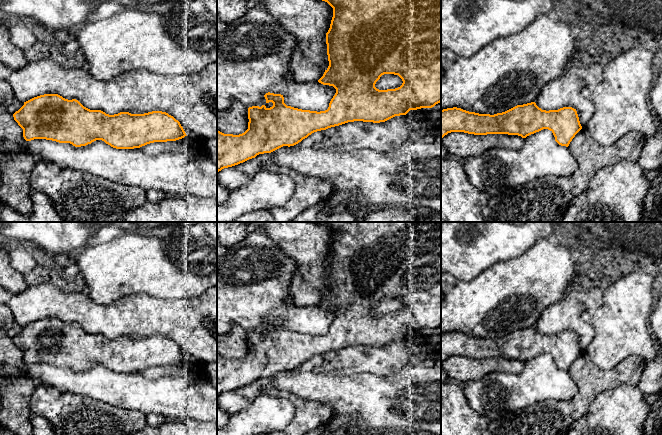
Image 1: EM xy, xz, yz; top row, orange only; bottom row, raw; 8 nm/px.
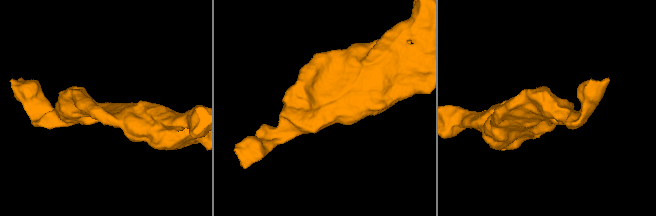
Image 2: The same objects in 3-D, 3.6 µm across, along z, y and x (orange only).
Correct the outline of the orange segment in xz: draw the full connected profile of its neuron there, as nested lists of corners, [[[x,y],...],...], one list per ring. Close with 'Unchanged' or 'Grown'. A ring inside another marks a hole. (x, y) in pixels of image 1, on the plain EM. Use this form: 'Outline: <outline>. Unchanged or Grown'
Outline: [[[315,222],[327,226],[333,232],[333,241],[330,252],[326,257],[327,279],[329,290],[323,300],[318,304],[323,309],[333,310],[336,317],[325,335],[310,335],[287,330],[281,318],[266,317],[264,319],[266,327],[272,326],[273,330],[267,332],[265,329],[252,330],[248,332],[248,353],[239,359],[224,358],[217,355],[217,397],[224,392],[232,391],[255,382],[259,378],[271,377],[283,370],[294,370],[307,362],[314,356],[326,354],[348,346],[363,345],[380,347],[385,346],[395,340],[406,339],[410,334],[421,332],[432,332],[441,326],[441,222]],[[384,298],[398,299],[403,307],[395,313],[379,314],[375,311],[376,306]]]. Unchanged

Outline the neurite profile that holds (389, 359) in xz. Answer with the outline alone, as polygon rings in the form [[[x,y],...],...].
[[[417,335],[395,340],[385,346],[354,345],[312,357],[294,373],[313,372],[331,376],[371,372],[377,375],[394,374],[407,366],[425,361]]]

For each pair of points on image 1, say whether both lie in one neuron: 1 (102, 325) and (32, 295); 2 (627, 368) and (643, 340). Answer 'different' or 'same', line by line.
1: same
2: different

